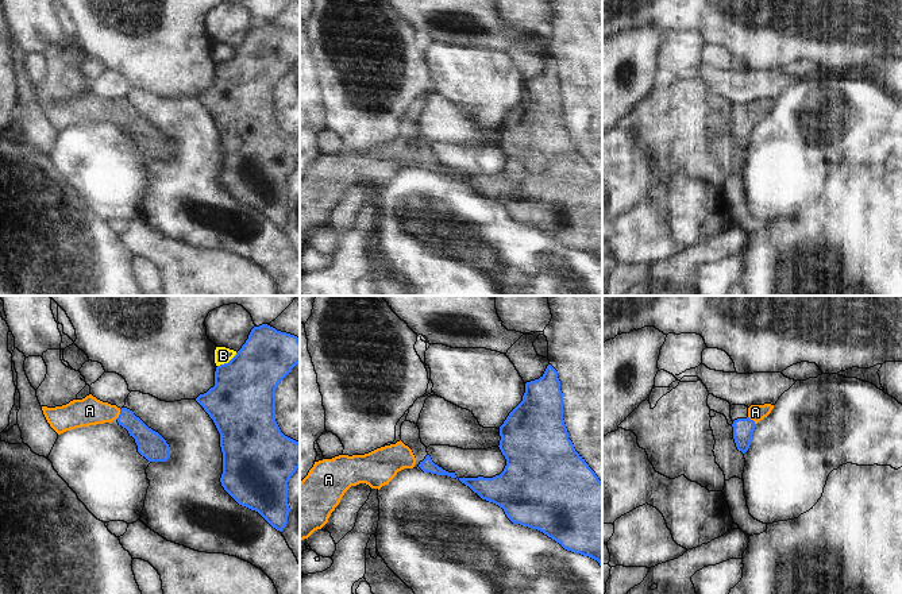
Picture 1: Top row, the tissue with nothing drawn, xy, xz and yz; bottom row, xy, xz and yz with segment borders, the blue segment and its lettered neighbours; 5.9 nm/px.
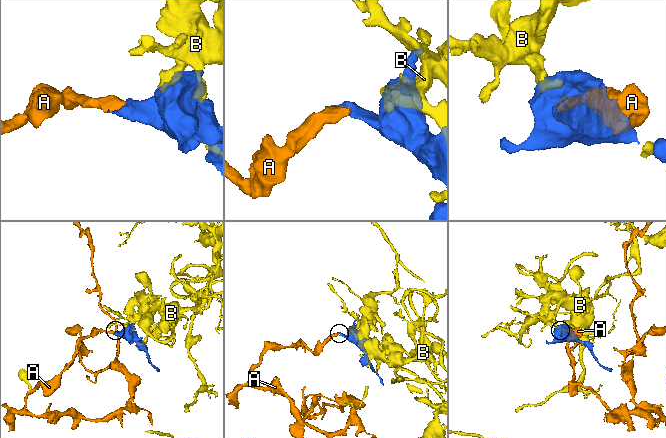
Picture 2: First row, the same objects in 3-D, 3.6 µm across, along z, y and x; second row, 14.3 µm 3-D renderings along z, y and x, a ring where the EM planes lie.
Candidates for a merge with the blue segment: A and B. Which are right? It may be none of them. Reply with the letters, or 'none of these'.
A

